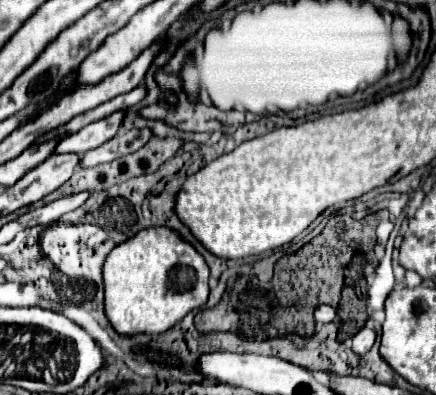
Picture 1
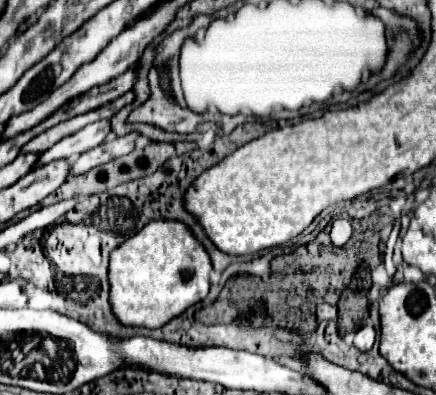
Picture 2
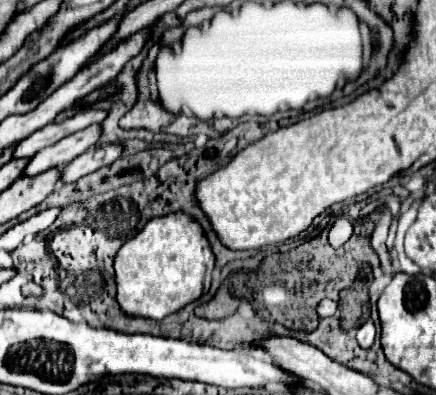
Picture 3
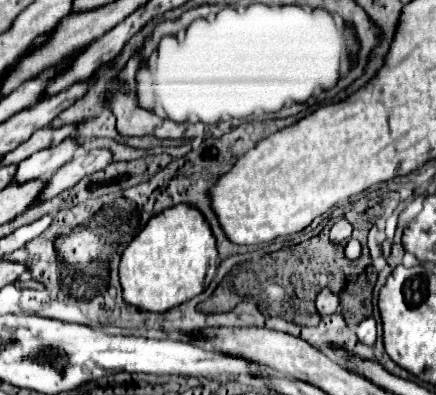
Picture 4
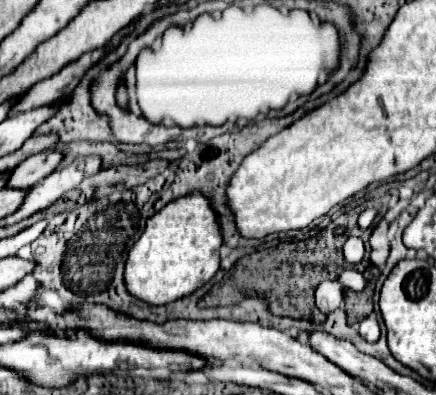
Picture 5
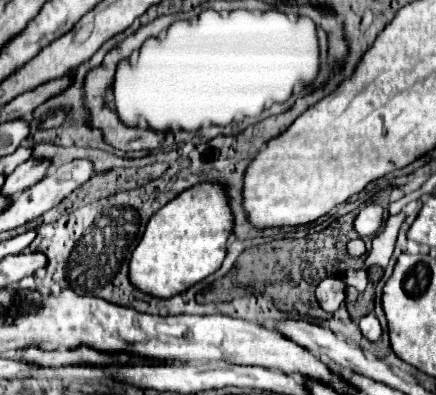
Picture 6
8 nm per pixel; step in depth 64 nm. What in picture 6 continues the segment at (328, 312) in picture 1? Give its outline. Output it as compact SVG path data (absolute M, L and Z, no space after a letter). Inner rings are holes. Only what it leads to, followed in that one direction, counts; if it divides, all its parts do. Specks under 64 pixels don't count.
M328 276L318 284L316 298L326 312L336 312L346 300L346 284L338 276Z

